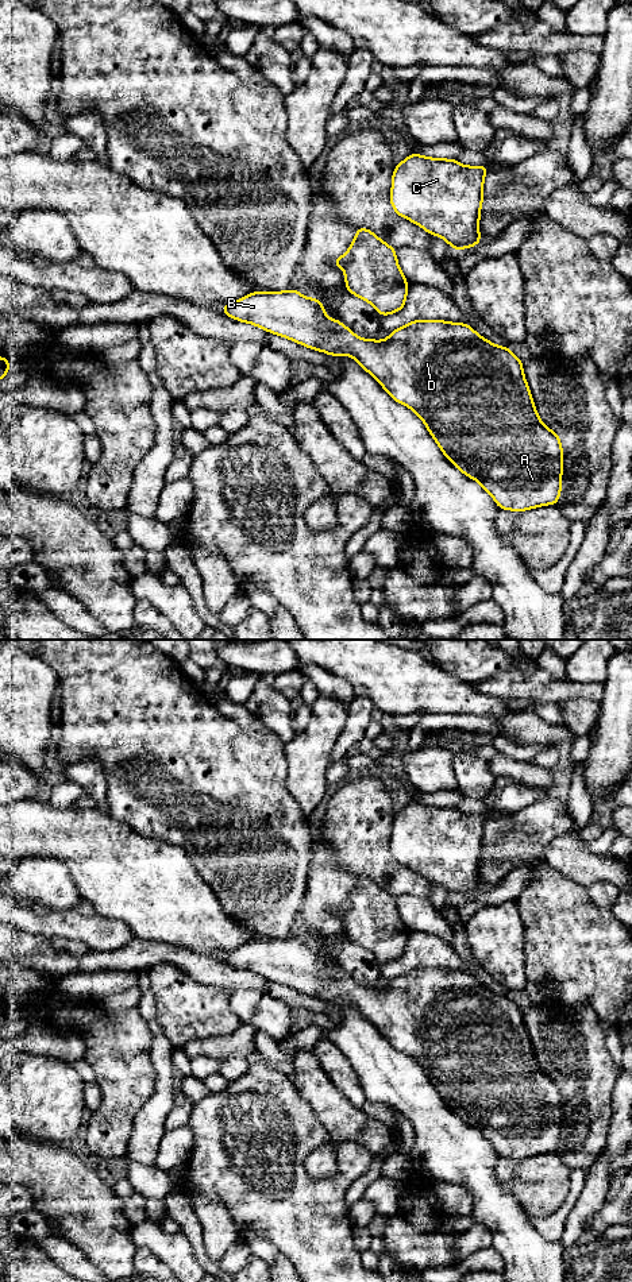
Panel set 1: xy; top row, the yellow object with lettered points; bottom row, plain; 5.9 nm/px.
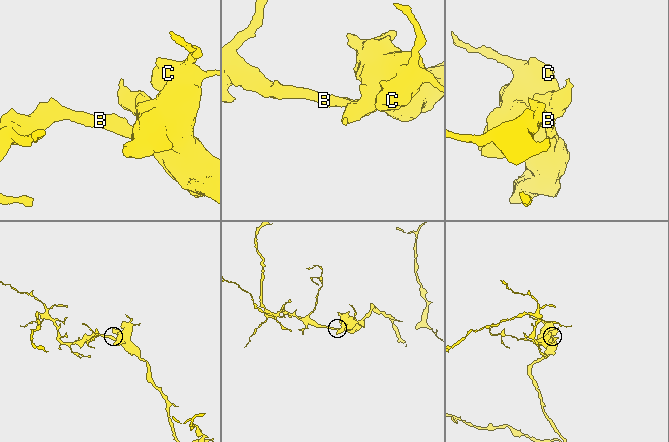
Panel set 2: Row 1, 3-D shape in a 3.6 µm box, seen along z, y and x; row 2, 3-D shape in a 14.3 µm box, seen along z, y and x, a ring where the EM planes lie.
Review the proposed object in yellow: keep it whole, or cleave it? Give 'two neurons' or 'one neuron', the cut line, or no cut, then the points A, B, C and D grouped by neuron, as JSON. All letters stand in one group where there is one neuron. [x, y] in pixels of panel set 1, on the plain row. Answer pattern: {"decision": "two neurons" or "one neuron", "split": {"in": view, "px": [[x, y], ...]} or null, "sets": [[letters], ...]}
{"decision": "one neuron", "split": null, "sets": [["A", "B", "C", "D"]]}

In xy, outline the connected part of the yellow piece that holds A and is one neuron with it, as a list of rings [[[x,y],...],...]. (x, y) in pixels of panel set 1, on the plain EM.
[[[293,937],[253,939],[226,951],[223,962],[331,1004],[348,1003],[355,1007],[394,1049],[408,1054],[421,1066],[446,1105],[466,1124],[477,1128],[500,1156],[524,1159],[556,1152],[563,1119],[560,1086],[542,1070],[535,1057],[523,1009],[508,995],[493,992],[470,973],[443,968],[415,968],[390,980],[386,988],[359,986],[342,969],[330,966],[320,947],[308,946]]]

